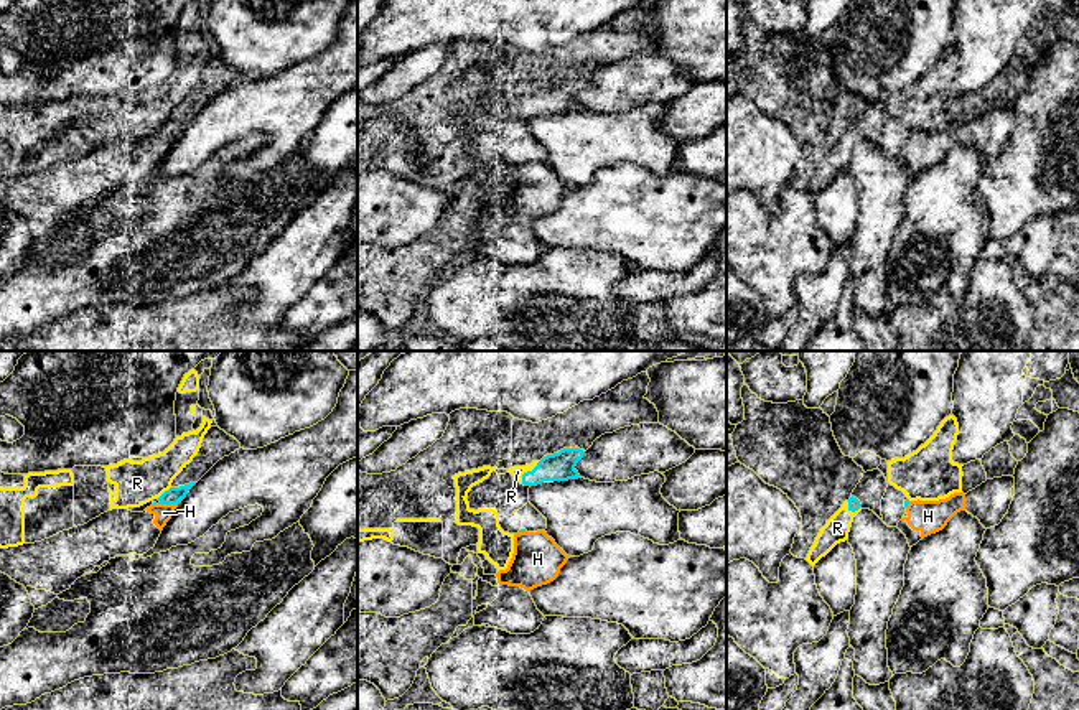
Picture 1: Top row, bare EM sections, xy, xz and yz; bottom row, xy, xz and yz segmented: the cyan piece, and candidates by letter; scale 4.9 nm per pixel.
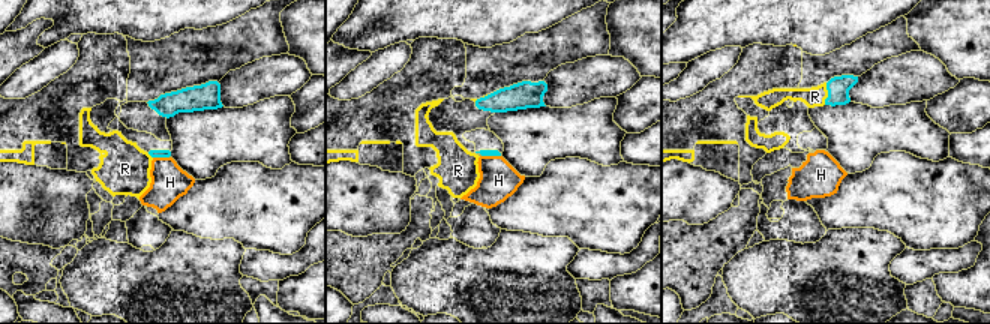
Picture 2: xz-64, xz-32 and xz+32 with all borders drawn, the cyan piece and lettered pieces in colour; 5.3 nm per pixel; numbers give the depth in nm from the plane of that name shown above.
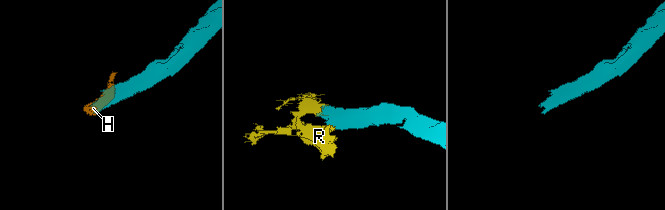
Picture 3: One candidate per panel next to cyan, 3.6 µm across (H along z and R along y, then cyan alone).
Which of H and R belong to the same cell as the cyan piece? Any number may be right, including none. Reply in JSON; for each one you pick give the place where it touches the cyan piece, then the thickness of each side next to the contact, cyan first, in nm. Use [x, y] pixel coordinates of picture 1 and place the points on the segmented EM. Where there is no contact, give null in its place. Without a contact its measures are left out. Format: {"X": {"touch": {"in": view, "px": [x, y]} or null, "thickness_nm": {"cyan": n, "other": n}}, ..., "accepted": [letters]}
{"R": {"touch": {"in": "xz", "px": [527, 471]}, "thickness_nm": {"cyan": 140, "other": 60}}, "accepted": ["R"]}

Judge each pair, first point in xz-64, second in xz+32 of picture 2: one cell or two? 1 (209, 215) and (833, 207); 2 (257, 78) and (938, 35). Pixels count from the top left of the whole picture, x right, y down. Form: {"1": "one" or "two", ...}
{"1": "one", "2": "two"}

